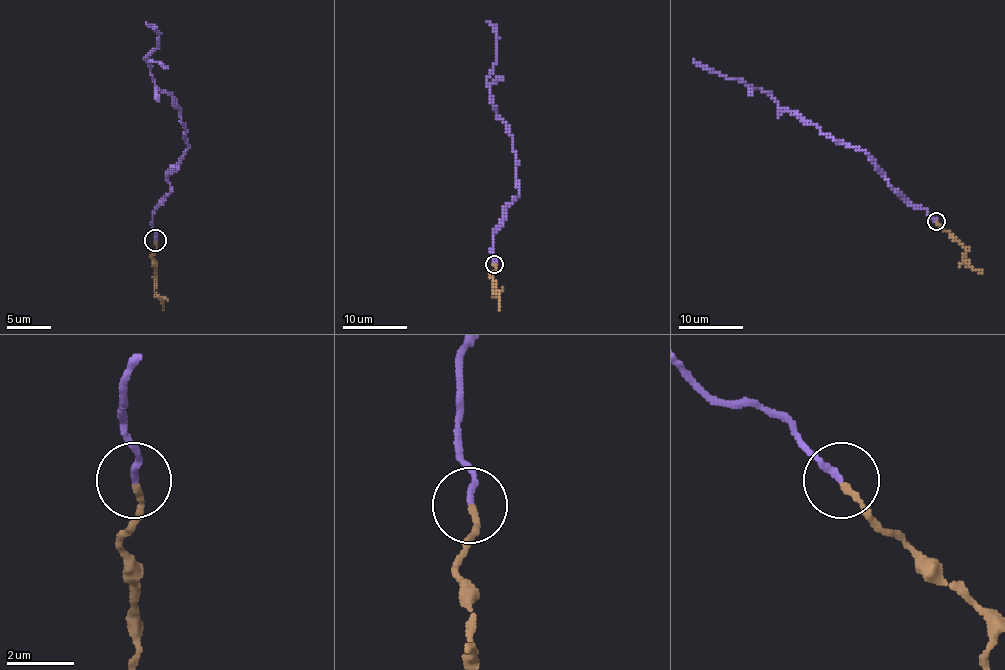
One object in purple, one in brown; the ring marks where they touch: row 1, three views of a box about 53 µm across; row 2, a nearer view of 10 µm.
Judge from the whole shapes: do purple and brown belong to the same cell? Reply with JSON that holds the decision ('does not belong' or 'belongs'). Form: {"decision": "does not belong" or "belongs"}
{"decision": "does not belong"}

